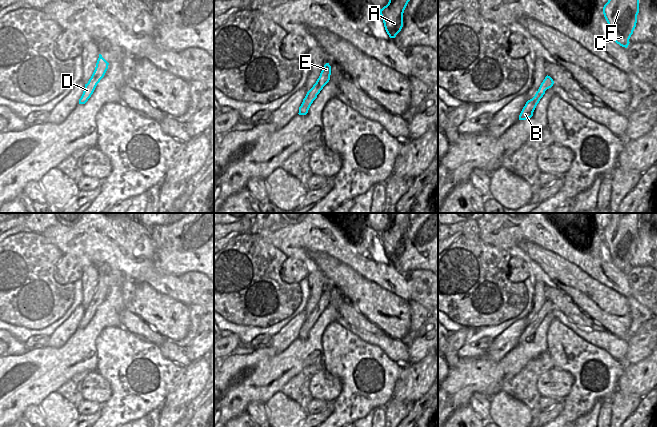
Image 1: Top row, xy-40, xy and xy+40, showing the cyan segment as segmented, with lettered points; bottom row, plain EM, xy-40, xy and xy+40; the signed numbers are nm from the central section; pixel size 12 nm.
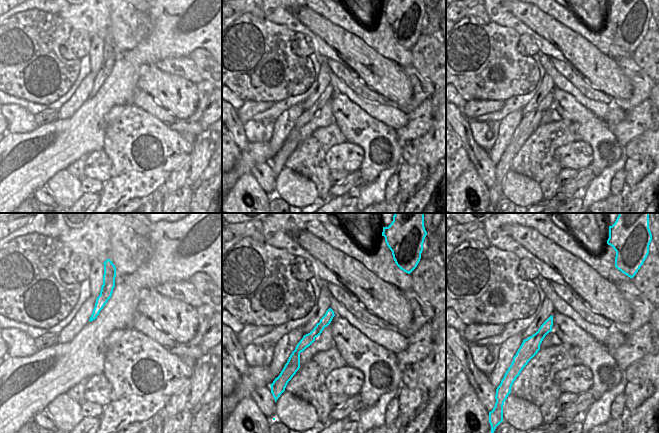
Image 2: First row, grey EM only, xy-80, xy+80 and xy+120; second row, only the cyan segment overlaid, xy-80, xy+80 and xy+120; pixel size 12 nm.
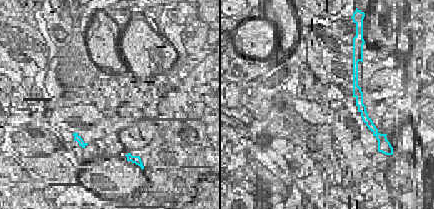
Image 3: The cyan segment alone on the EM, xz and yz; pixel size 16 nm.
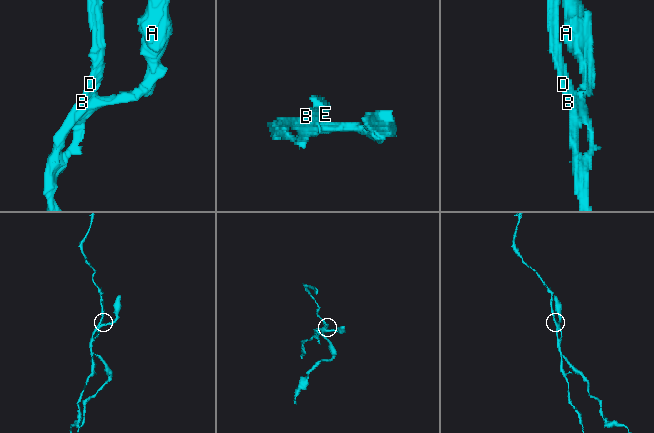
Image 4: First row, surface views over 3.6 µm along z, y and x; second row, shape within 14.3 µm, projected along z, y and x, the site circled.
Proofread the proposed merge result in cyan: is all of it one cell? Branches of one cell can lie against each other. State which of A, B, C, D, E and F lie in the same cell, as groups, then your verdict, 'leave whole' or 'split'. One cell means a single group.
A B C F / D E; split

